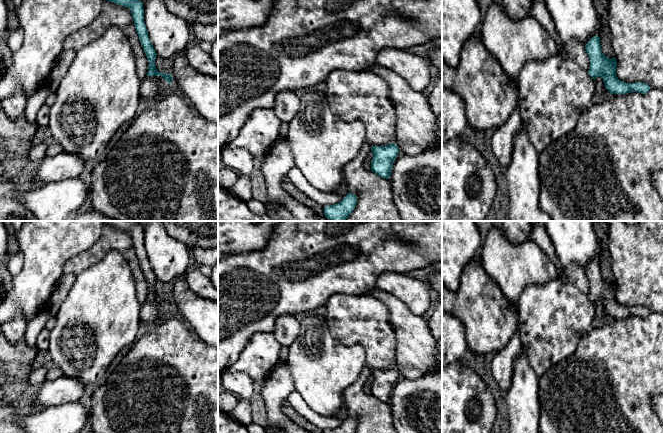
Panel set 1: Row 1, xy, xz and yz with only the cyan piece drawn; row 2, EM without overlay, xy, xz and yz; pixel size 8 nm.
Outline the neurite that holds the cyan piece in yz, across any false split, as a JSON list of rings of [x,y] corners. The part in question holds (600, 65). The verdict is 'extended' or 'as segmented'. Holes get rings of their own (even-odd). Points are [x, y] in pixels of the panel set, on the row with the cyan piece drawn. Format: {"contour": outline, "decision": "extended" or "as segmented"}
{"contour": [[[593,36],[585,45],[585,51],[590,59],[589,75],[593,79],[600,76],[606,89],[611,94],[628,94],[631,92],[647,94],[650,90],[650,86],[647,83],[636,82],[630,84],[618,79],[616,75],[616,58],[610,59],[602,53],[600,37]]], "decision": "as segmented"}

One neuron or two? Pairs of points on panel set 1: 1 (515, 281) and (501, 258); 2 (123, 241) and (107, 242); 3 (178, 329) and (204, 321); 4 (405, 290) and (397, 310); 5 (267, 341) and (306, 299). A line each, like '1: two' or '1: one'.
1: one
2: one
3: two
4: two
5: two

